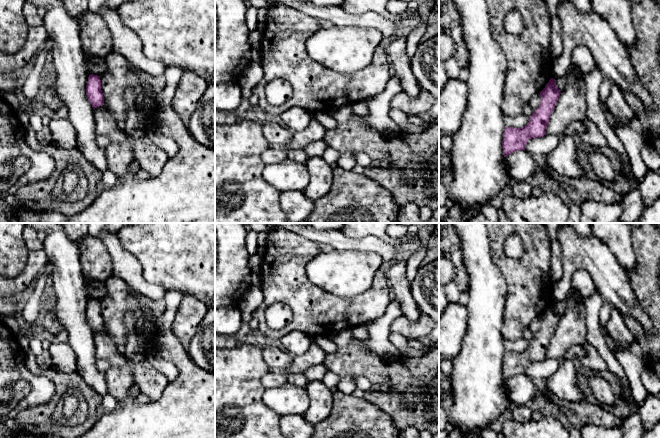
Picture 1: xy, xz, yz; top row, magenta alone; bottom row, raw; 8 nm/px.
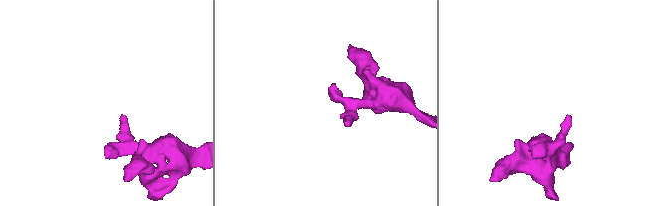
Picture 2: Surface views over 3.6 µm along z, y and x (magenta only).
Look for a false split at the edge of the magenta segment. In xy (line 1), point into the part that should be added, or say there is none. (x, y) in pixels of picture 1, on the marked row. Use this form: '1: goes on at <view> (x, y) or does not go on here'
1: does not go on here

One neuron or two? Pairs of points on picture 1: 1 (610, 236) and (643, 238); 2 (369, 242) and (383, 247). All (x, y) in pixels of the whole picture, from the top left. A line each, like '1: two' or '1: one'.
1: two
2: one

